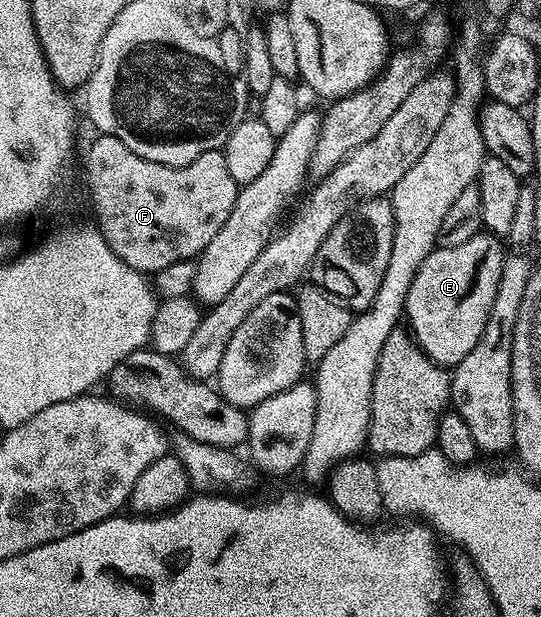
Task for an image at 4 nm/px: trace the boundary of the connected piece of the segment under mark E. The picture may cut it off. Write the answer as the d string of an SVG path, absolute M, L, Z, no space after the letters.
M482 230L474 238L470 238L470 242L462 242L462 246L438 246L428 255L426 262L418 266L418 272L414 274L414 280L410 282L410 290L406 294L402 316L416 345L435 364L455 366L462 362L462 358L466 358L466 354L470 354L470 350L474 350L478 338L482 338L486 318L490 318L490 306L494 306L494 294L498 294L498 278L502 274L505 251L505 245L497 237Z

